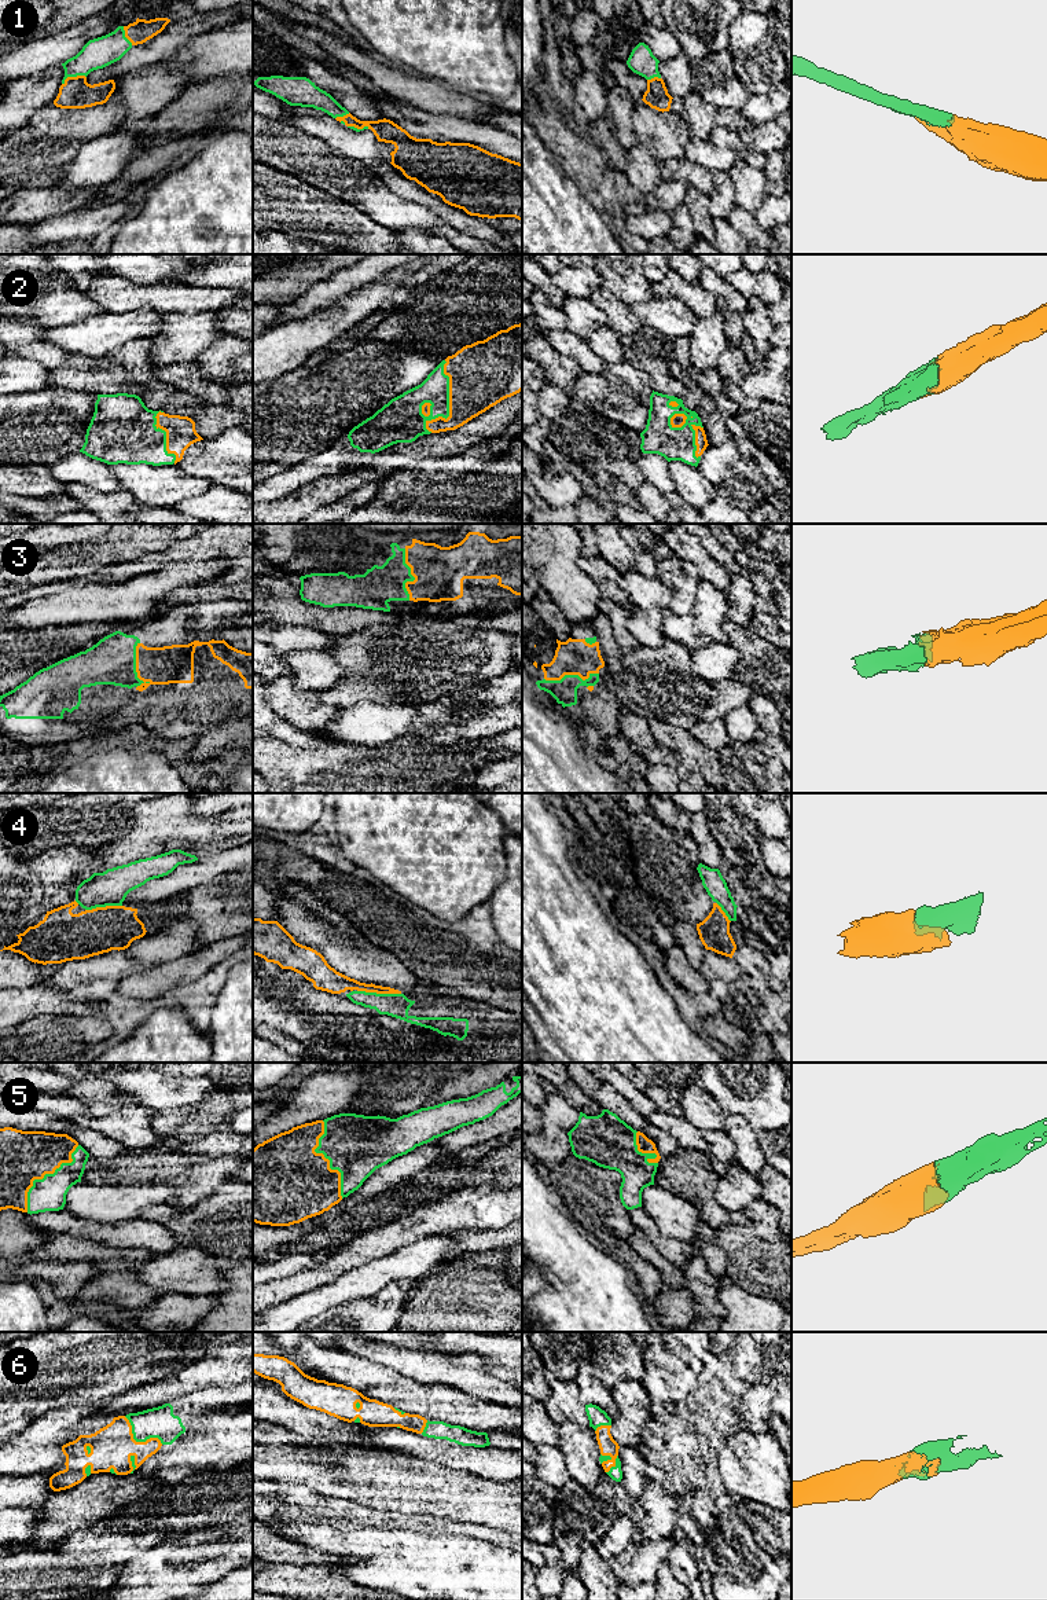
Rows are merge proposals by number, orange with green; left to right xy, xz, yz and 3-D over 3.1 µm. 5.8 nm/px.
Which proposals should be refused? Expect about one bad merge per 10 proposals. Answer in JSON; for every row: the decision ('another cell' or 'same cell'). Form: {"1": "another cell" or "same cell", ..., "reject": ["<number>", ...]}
{"1": "same cell", "2": "same cell", "3": "same cell", "4": "same cell", "5": "same cell", "6": "same cell", "reject": []}

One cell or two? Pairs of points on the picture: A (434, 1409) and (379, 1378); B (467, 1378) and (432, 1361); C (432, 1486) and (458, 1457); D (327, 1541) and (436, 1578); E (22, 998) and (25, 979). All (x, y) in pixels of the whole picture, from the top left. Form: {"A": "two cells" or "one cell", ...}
{"A": "one cell", "B": "one cell", "C": "two cells", "D": "one cell", "E": "two cells"}

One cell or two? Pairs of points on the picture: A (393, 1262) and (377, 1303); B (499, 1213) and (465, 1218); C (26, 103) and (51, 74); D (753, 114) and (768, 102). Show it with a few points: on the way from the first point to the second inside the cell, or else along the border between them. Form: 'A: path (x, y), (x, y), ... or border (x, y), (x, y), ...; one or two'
A: border (411, 1280), (390, 1280), (379, 1290), (353, 1299); two
B: path (491, 1213), (484, 1213), (477, 1219), (473, 1218); one
C: path (32, 96), (47, 81); one
D: path (757, 110), (764, 106); one

